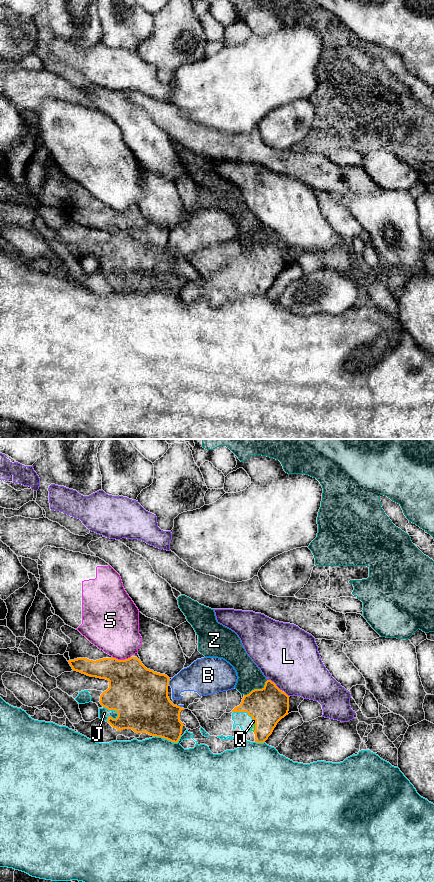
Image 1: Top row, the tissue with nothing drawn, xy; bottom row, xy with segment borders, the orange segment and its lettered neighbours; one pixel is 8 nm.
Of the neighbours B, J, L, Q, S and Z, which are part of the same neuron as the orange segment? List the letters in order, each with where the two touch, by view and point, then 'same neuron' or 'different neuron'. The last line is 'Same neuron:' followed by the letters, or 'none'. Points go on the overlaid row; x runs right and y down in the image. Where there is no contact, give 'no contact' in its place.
B: contact xy (168, 682); different neuron
J: contact xy (112, 709); different neuron
L: contact xy (275, 684); different neuron
Q: contact xy (255, 725); same neuron
S: contact xy (121, 660); different neuron
Z: contact xy (257, 689); different neuron
Same neuron: Q

